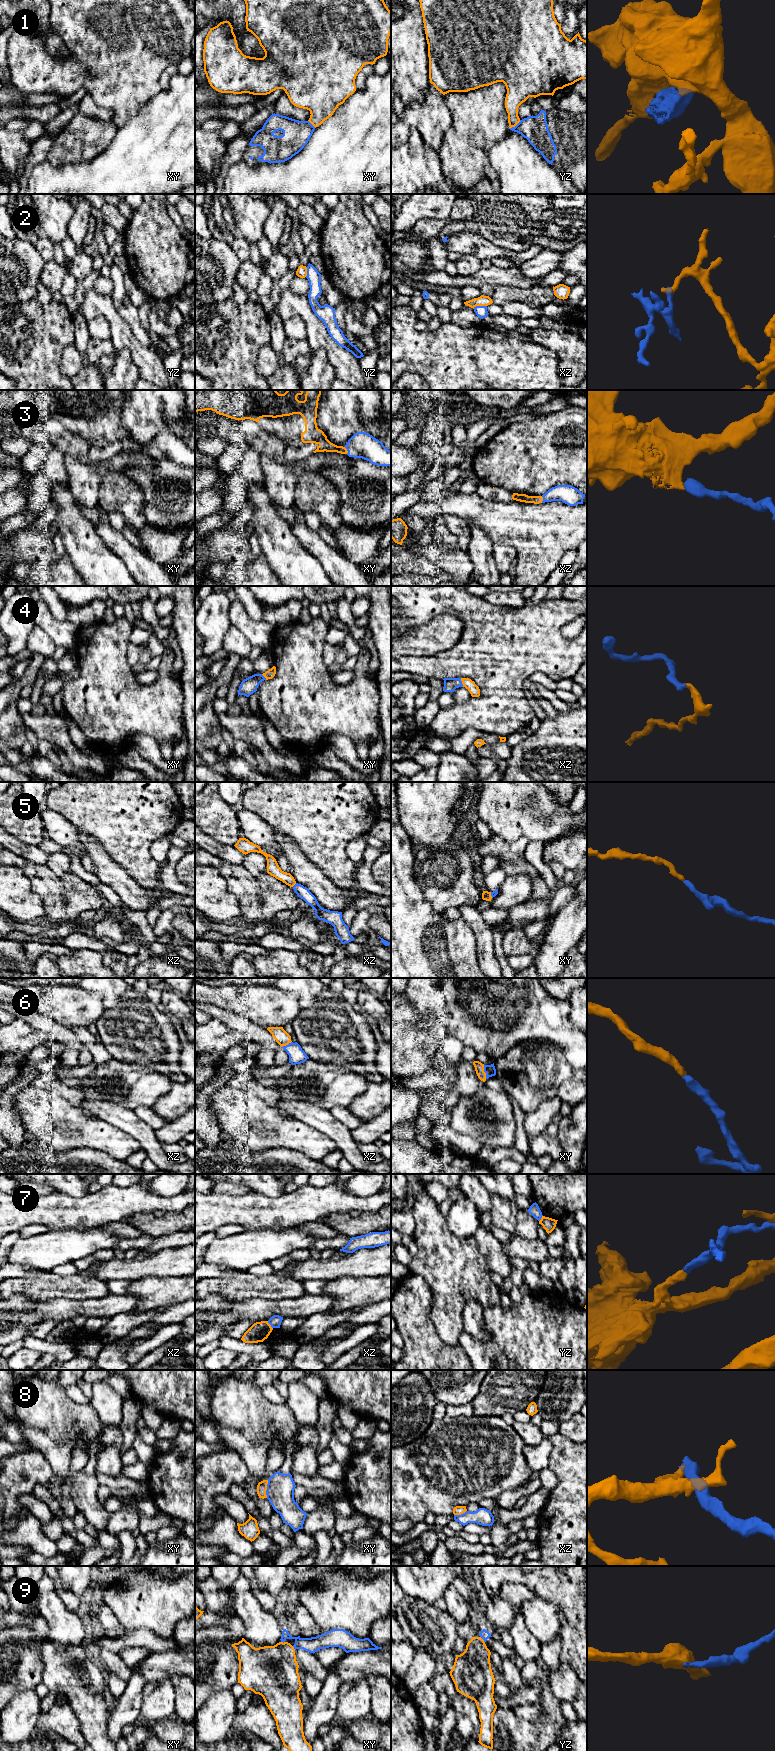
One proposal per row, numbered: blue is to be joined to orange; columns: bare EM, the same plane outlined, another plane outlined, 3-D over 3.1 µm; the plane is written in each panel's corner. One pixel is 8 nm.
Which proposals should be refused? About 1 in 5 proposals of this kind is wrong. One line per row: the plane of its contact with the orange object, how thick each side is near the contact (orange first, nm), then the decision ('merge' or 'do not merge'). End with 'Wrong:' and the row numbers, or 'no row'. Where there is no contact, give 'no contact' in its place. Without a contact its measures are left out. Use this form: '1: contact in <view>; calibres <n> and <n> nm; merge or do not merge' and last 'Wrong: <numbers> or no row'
1: contact in yz; calibres 160 and 200 nm; do not merge
2: contact in xz; calibres 80 and 100 nm; do not merge
3: contact in xy; calibres 110 and 200 nm; merge
4: contact in xz; calibres 90 and 110 nm; merge
5: contact in xz; calibres 100 and 90 nm; merge
6: contact in xy; calibres 80 and 90 nm; merge
7: contact in xz; calibres 160 and 100 nm; do not merge
8: contact in xy; calibres 80 and 220 nm; do not merge
9: contact in yz; calibres 300 and 70 nm; merge
Wrong: 1, 2, 7, 8

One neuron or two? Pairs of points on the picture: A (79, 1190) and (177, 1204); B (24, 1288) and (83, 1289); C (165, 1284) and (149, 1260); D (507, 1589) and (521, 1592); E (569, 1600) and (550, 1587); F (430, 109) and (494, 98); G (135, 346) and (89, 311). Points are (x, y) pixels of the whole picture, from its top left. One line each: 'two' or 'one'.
A: two
B: one
C: two
D: one
E: one
F: two
G: one

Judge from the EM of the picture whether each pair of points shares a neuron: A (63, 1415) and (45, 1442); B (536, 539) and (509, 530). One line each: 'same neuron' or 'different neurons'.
A: different neurons
B: same neuron

